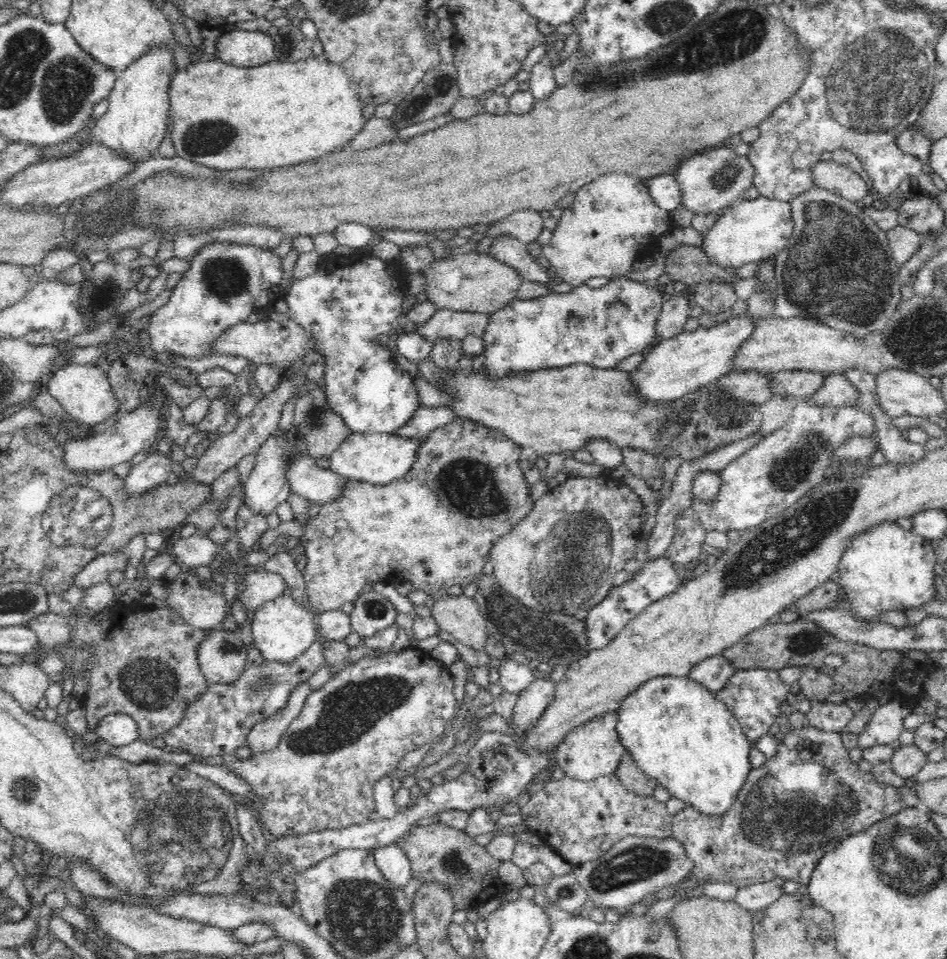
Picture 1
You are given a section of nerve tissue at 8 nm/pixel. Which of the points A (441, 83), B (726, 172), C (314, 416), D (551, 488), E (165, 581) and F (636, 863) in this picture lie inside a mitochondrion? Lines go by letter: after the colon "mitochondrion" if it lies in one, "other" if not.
A: mitochondrion
B: mitochondrion
C: mitochondrion
D: other
E: other
F: mitochondrion

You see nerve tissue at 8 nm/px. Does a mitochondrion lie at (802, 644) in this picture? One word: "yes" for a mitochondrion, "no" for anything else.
yes

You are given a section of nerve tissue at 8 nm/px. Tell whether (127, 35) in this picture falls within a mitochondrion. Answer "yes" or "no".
no

